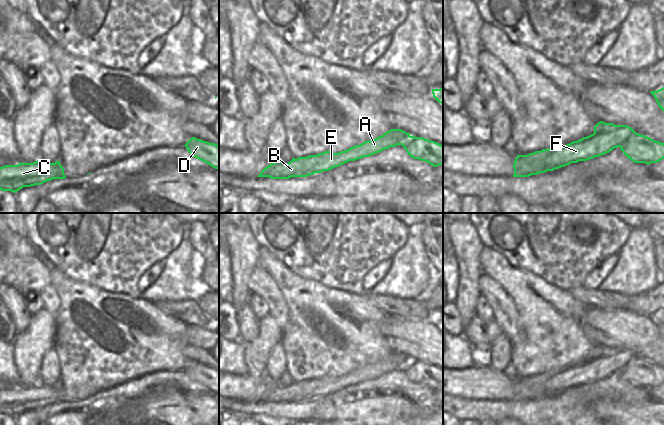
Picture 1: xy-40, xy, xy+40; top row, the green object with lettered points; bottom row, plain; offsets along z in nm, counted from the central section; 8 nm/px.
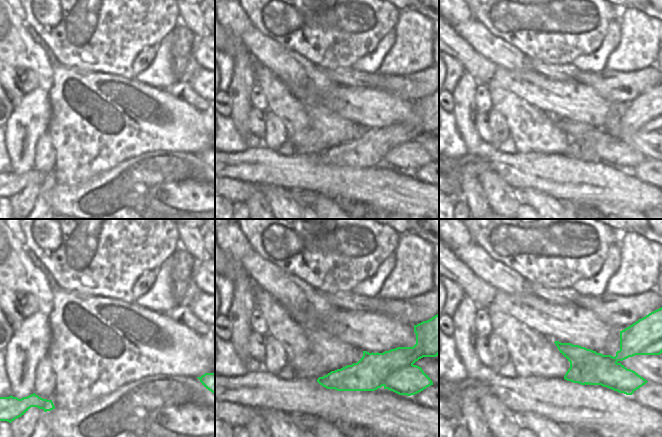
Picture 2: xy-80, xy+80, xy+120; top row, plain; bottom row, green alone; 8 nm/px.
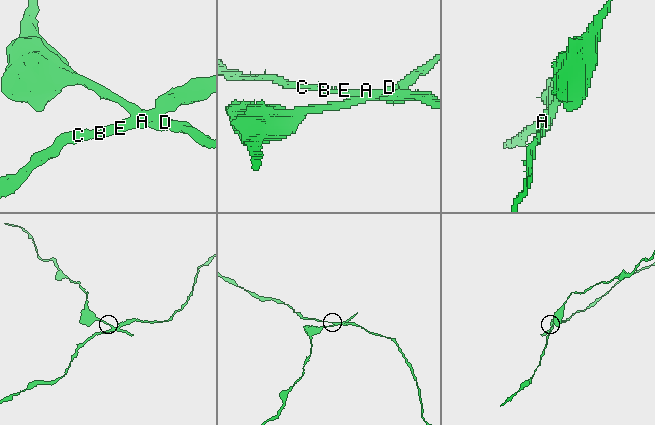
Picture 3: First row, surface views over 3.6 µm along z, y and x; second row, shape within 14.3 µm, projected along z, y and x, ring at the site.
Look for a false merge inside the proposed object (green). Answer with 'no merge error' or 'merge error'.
merge error

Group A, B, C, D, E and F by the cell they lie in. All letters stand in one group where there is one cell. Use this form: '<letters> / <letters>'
A D / B C E F

